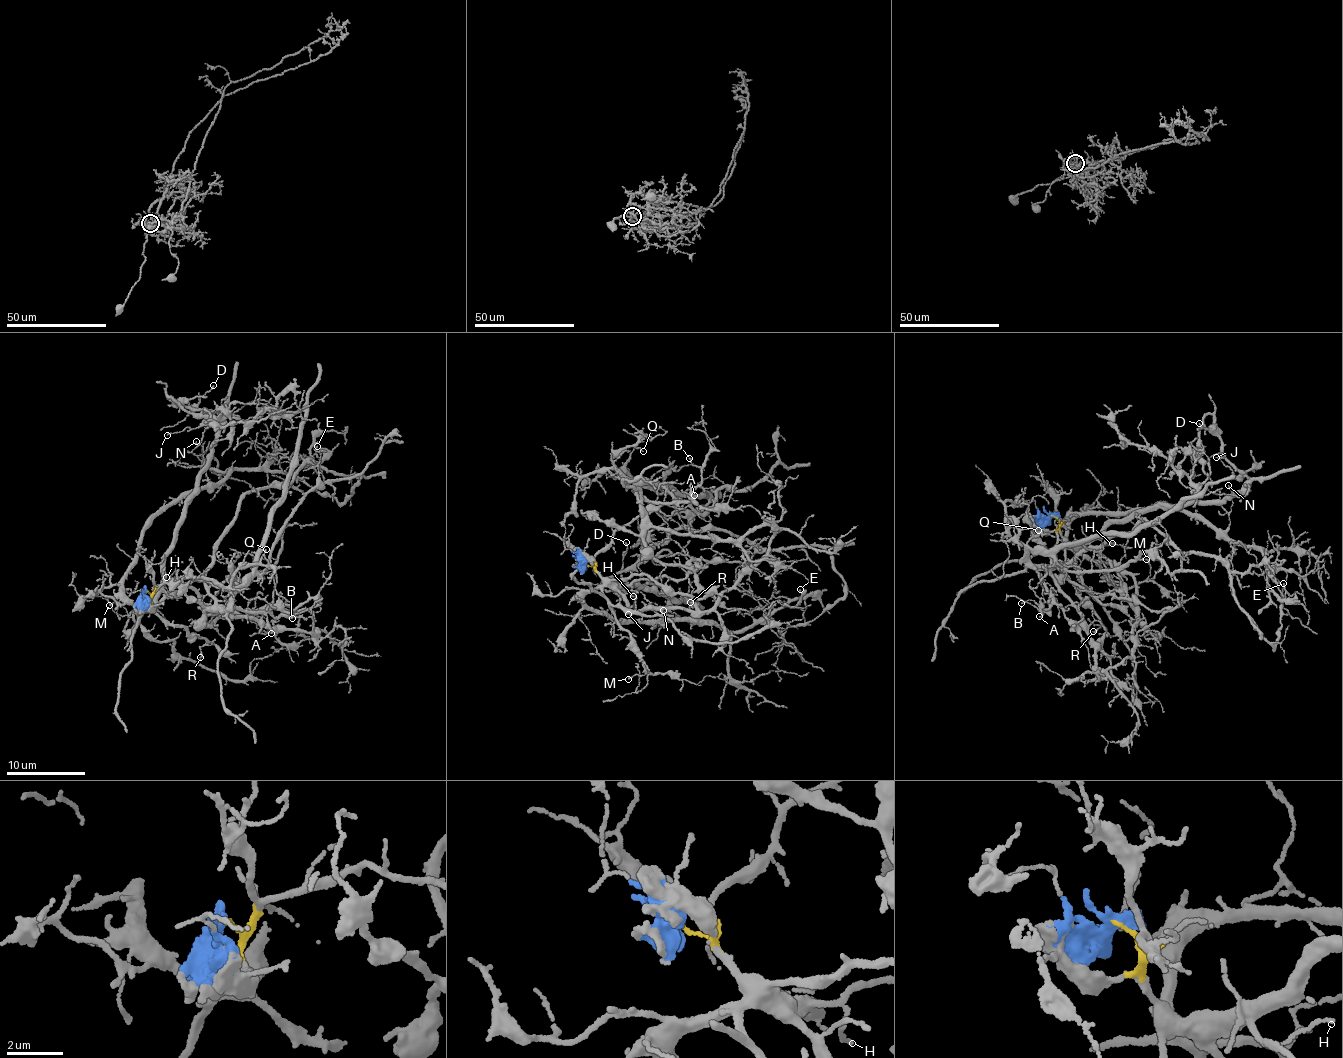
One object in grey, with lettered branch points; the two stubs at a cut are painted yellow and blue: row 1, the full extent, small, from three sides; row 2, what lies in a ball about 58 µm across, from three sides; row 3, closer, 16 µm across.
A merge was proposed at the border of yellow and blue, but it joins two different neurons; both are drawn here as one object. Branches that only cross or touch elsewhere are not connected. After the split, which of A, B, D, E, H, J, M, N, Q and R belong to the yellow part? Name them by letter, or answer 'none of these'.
D, E, H, J, M, N, R

